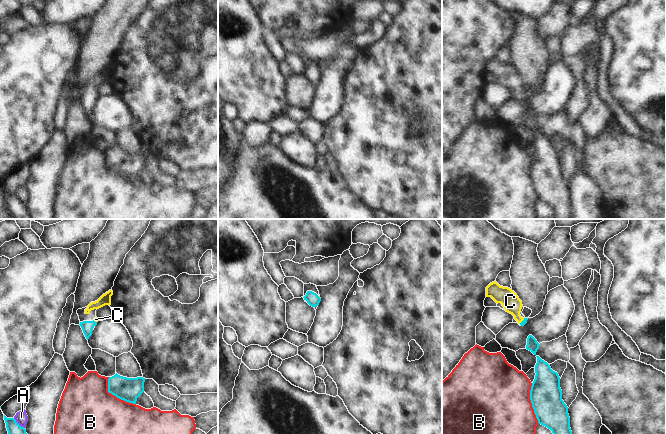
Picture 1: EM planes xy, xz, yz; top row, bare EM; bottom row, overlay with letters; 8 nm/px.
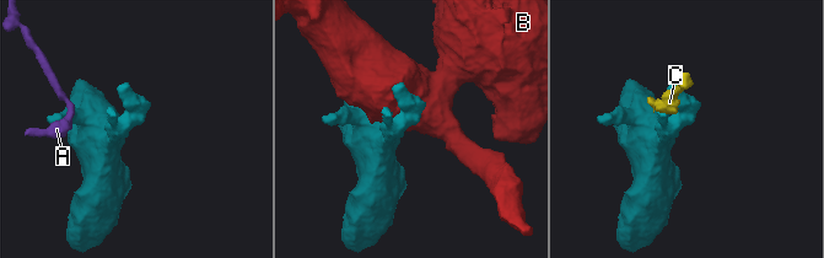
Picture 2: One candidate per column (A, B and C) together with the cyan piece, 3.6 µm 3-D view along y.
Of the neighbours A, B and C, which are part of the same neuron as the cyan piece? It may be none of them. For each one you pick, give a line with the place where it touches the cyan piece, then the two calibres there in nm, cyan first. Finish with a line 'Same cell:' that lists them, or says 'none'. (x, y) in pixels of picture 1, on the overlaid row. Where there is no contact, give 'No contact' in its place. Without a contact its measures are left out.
C: Touches cyan at yz (522, 321). Thickness 40 nm (cyan) against 150 nm
Same cell: C

